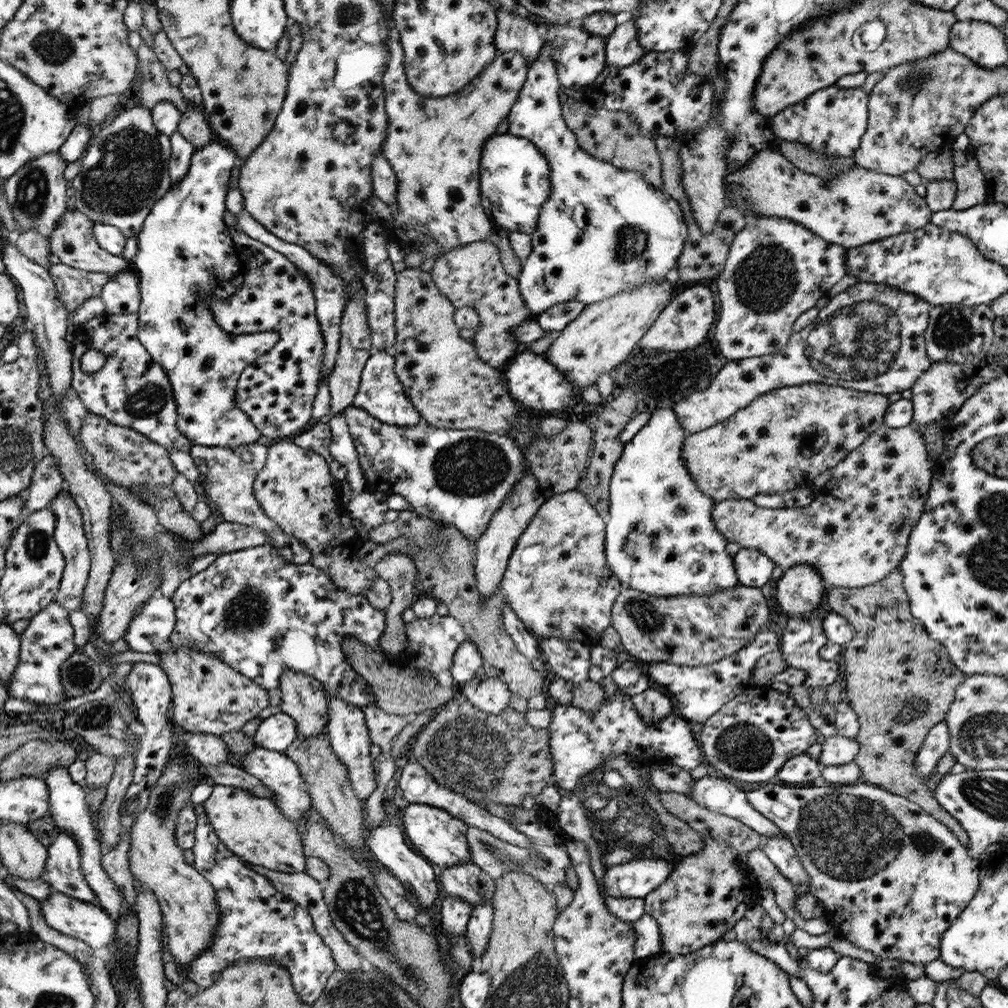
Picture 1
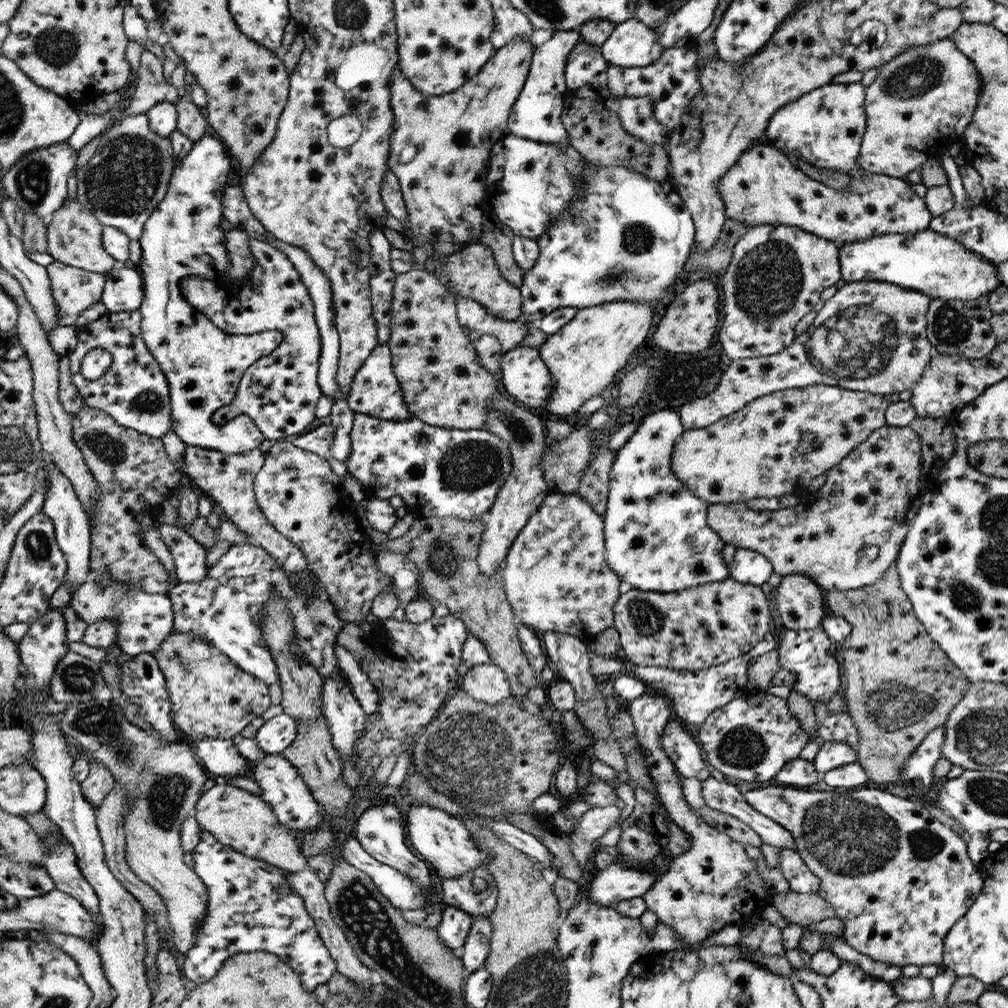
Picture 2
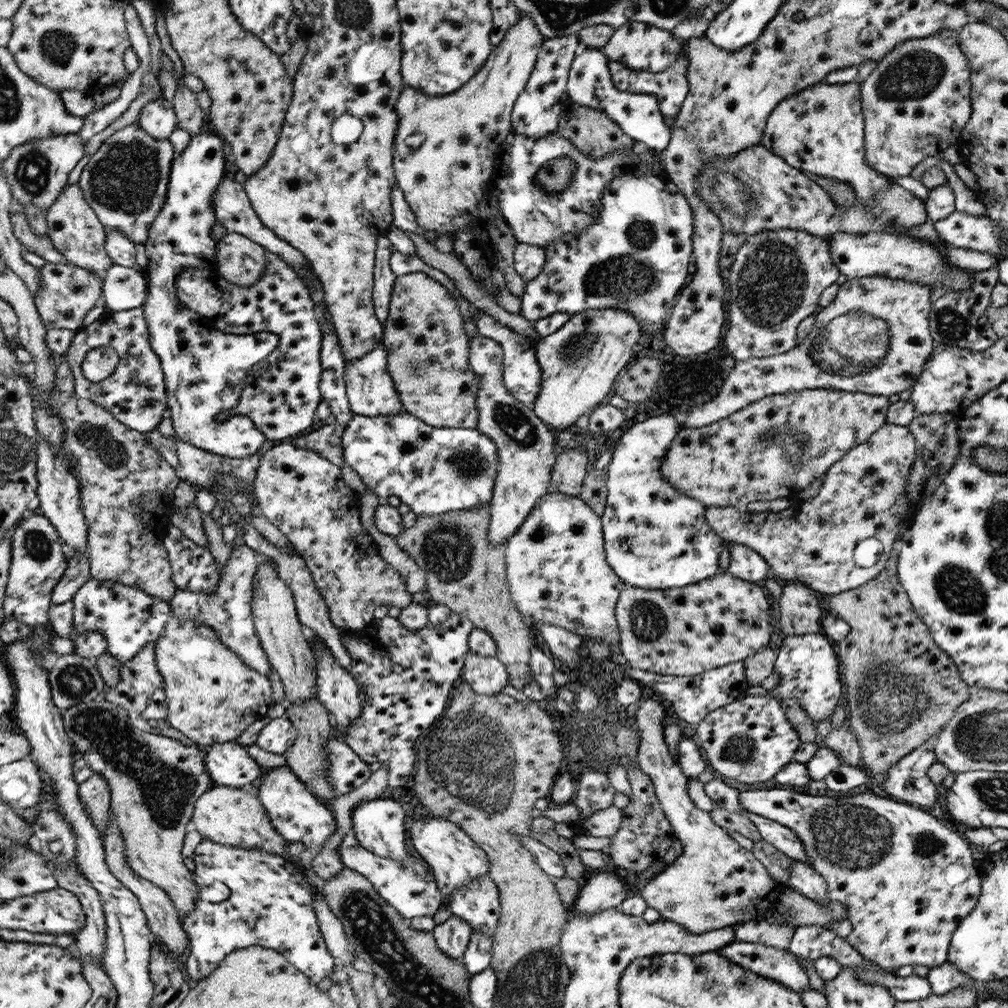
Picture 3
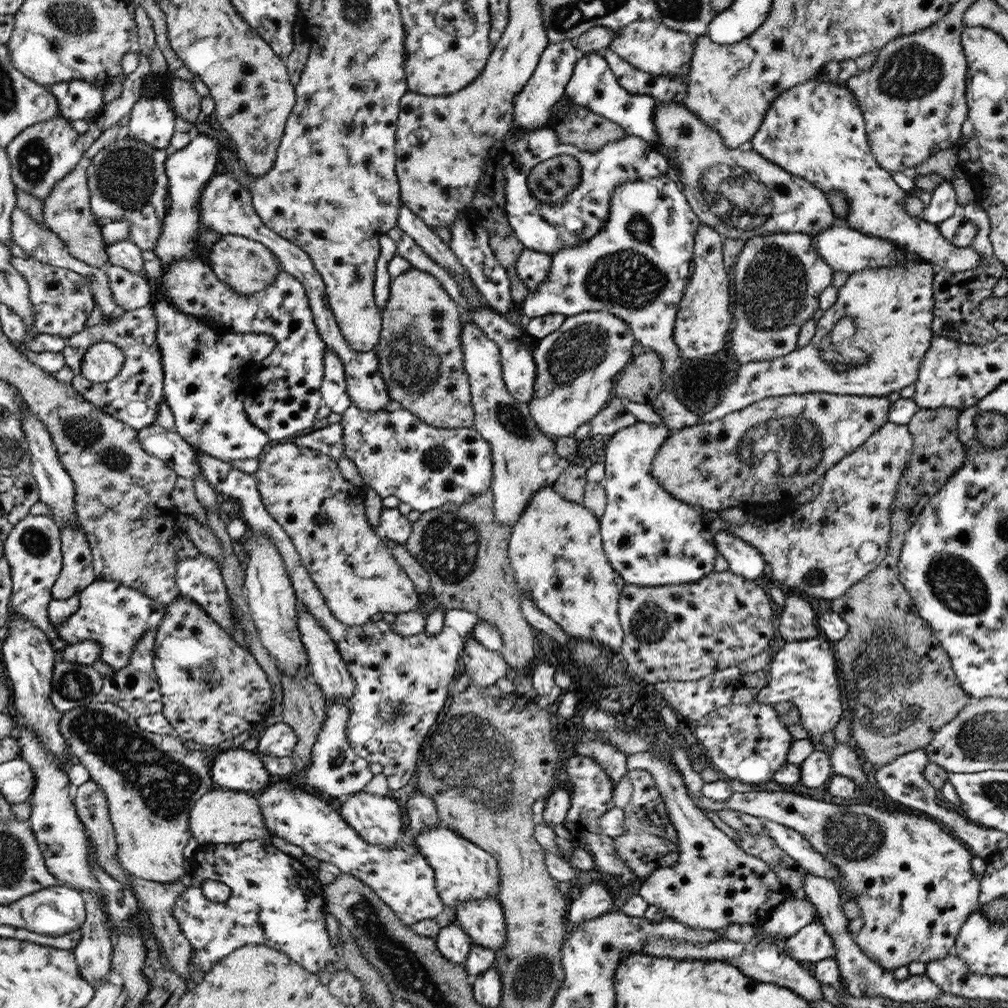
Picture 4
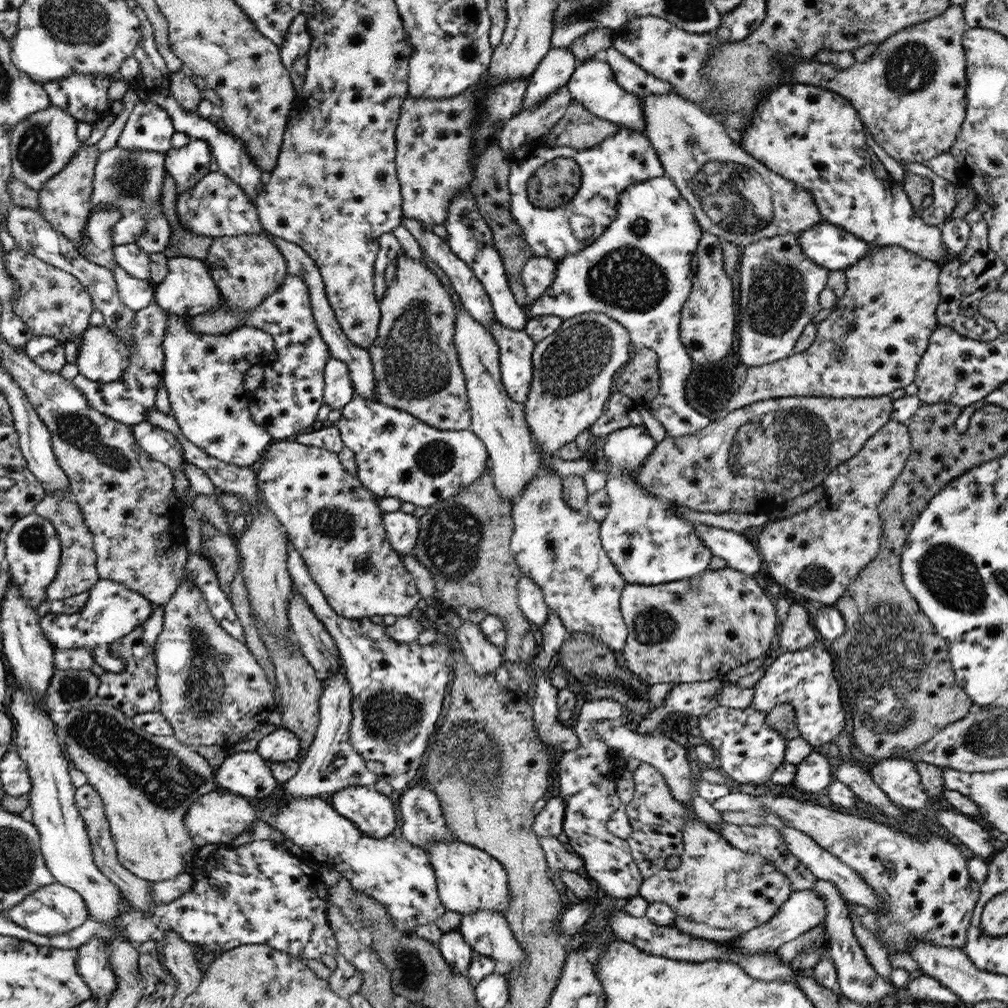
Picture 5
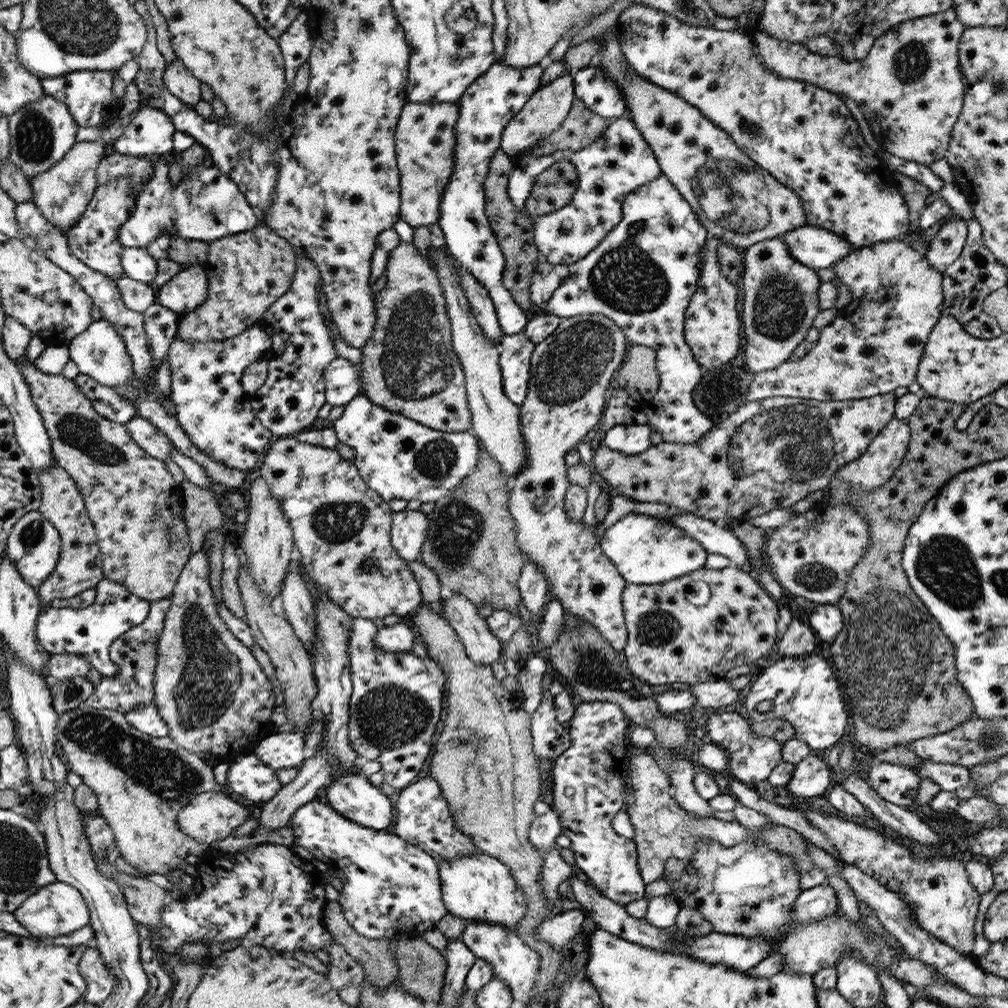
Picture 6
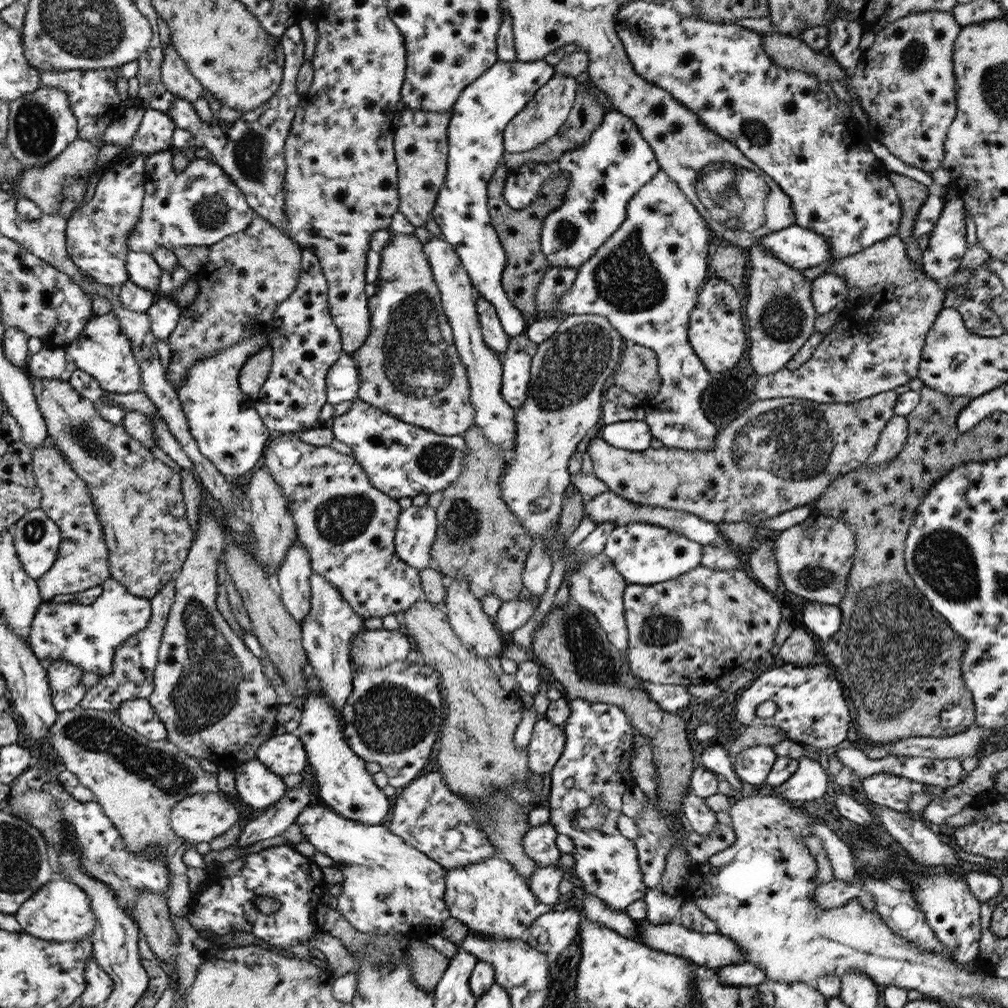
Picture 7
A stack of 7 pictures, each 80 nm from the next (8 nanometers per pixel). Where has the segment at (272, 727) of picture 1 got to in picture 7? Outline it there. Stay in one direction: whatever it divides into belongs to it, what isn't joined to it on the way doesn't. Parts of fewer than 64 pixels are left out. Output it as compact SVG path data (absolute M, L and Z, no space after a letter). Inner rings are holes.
M292 730L282 736L274 735L269 741L266 741L258 749L257 759L272 772L278 776L286 776L287 774L301 774L309 766L308 752L305 750L305 745L301 741L299 735Z

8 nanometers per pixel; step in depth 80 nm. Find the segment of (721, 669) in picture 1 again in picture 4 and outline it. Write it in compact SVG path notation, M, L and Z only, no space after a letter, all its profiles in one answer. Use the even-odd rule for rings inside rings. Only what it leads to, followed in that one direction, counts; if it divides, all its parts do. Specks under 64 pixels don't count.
M738 667L725 668L710 676L699 678L698 680L659 680L652 688L660 692L662 698L678 712L678 716L690 722L698 722L700 718L706 716L716 708L726 706L731 703L735 690L743 686L740 677L742 672Z

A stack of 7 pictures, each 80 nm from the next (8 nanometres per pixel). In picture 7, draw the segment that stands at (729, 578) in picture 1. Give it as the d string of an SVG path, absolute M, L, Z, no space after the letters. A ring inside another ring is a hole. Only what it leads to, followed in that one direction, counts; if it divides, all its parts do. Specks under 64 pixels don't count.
M624 421L601 427L603 439L619 449L640 451L650 448L653 436L646 421ZM627 522L614 527L603 553L627 583L649 586L677 578L701 564L703 546L683 534L648 522Z

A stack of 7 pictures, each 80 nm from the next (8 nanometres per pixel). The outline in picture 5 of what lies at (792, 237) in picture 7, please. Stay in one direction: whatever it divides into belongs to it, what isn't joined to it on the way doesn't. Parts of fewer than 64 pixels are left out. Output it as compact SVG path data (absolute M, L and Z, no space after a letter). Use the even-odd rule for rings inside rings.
M818 223L798 233L798 239L803 253L829 271L844 270L877 247L850 235L835 224L826 223Z

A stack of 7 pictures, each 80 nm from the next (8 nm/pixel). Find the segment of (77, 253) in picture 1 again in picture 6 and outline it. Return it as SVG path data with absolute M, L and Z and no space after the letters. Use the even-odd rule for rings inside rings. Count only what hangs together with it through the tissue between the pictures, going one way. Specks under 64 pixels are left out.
M77 142L73 149L62 157L62 160L48 172L38 174L29 180L33 192L33 202L39 211L56 228L62 232L74 228L92 201L97 188L97 171L105 157L105 148L102 143Z

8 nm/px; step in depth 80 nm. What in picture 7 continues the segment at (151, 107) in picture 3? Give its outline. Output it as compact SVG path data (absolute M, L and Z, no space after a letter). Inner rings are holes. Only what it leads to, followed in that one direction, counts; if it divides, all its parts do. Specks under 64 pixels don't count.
M146 109L138 125L138 132L128 145L119 146L122 153L146 155L173 150L176 123L164 111Z

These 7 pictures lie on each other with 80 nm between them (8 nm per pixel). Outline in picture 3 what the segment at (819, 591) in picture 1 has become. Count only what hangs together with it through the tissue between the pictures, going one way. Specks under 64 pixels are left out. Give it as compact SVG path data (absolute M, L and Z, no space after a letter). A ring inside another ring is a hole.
M782 583L780 629L788 634L821 632L822 610L814 592L806 584Z

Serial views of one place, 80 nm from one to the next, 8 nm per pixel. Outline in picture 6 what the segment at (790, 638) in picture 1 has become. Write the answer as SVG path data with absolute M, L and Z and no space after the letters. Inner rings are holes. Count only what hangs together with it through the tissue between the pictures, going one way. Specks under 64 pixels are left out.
M813 652L802 657L784 657L759 672L757 680L743 700L740 712L757 723L766 721L768 717L782 717L794 727L794 738L805 742L814 753L820 754L825 754L836 745L848 729L846 704L832 666L820 654ZM762 701L770 701L774 705L770 716L762 715L757 709Z

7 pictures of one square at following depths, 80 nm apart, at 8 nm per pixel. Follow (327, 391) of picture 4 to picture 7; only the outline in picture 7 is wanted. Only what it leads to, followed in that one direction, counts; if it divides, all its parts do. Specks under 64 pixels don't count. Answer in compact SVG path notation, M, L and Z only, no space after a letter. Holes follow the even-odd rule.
M343 352L329 370L329 403L340 404L357 397L359 372L350 353Z

